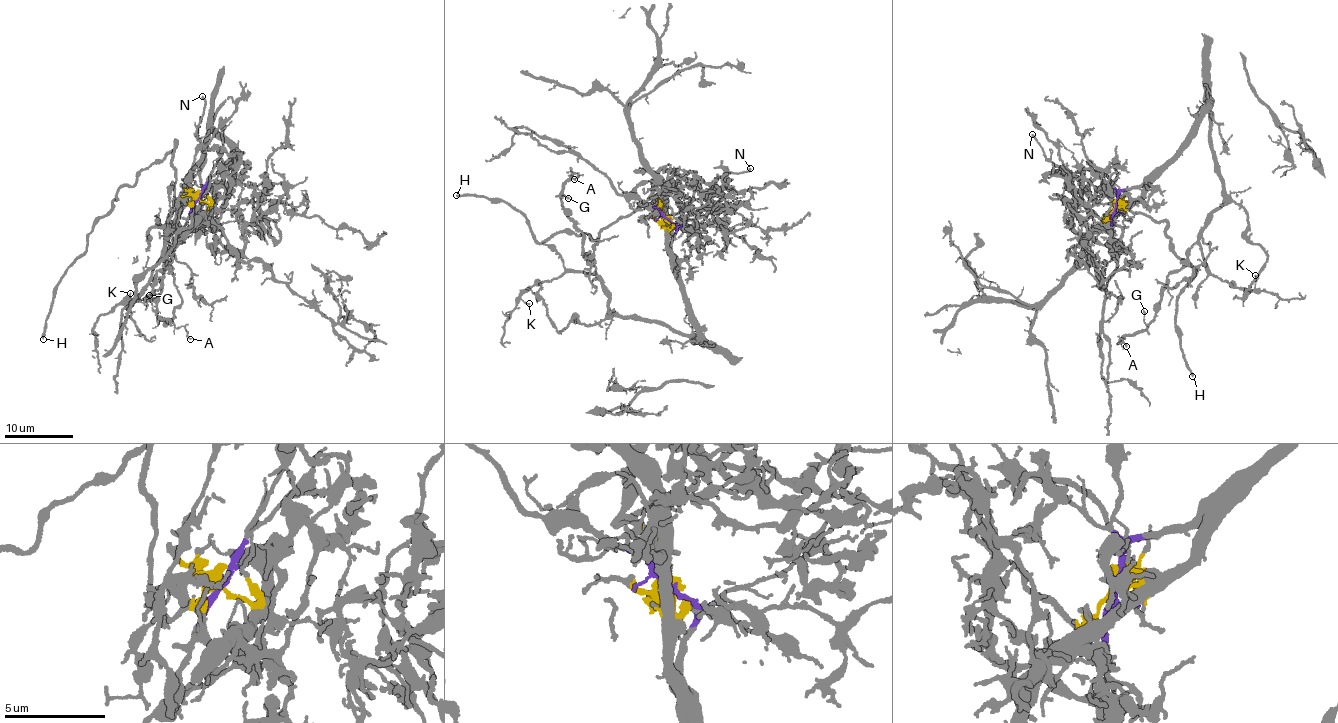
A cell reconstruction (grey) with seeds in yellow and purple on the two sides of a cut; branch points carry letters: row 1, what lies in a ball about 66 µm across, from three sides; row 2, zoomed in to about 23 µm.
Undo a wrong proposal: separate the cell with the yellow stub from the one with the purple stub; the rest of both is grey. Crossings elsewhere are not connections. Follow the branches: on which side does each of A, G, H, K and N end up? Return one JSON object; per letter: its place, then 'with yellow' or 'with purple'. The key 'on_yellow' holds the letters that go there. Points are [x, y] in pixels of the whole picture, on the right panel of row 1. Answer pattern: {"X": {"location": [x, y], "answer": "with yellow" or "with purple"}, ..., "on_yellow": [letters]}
{"A": {"location": [1126, 346], "answer": "with purple"}, "G": {"location": [1144, 311], "answer": "with purple"}, "H": {"location": [1192, 376], "answer": "with yellow"}, "K": {"location": [1255, 275], "answer": "with purple"}, "N": {"location": [1032, 134], "answer": "with yellow"}, "on_yellow": ["H", "N"]}

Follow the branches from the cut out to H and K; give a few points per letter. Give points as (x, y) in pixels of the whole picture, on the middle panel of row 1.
H: (667, 218), (651, 195), (693, 182), (687, 209), (644, 204), (595, 238), (539, 242), (504, 202), (456, 195)
K: (667, 218), (695, 340), (607, 308), (595, 275), (574, 270), (524, 289), (529, 303)

